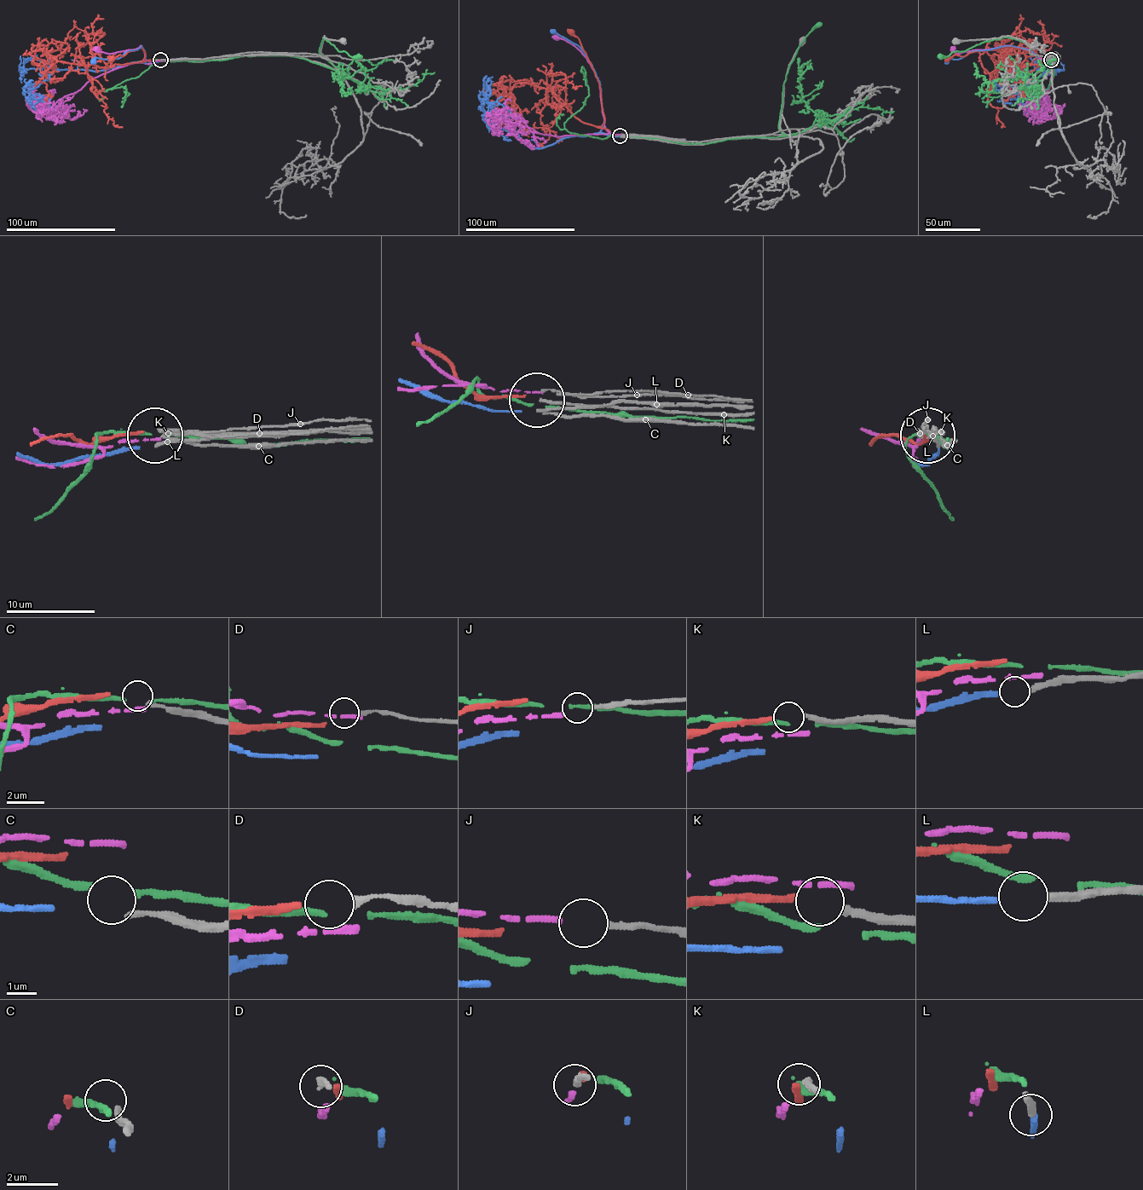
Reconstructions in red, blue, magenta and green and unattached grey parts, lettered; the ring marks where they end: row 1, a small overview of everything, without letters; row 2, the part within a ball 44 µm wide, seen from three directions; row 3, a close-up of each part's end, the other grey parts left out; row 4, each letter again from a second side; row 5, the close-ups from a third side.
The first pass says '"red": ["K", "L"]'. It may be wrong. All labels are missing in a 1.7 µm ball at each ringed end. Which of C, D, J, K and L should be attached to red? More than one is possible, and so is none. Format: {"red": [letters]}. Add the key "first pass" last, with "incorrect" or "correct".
{"red": ["K"], "first pass": "incorrect"}

